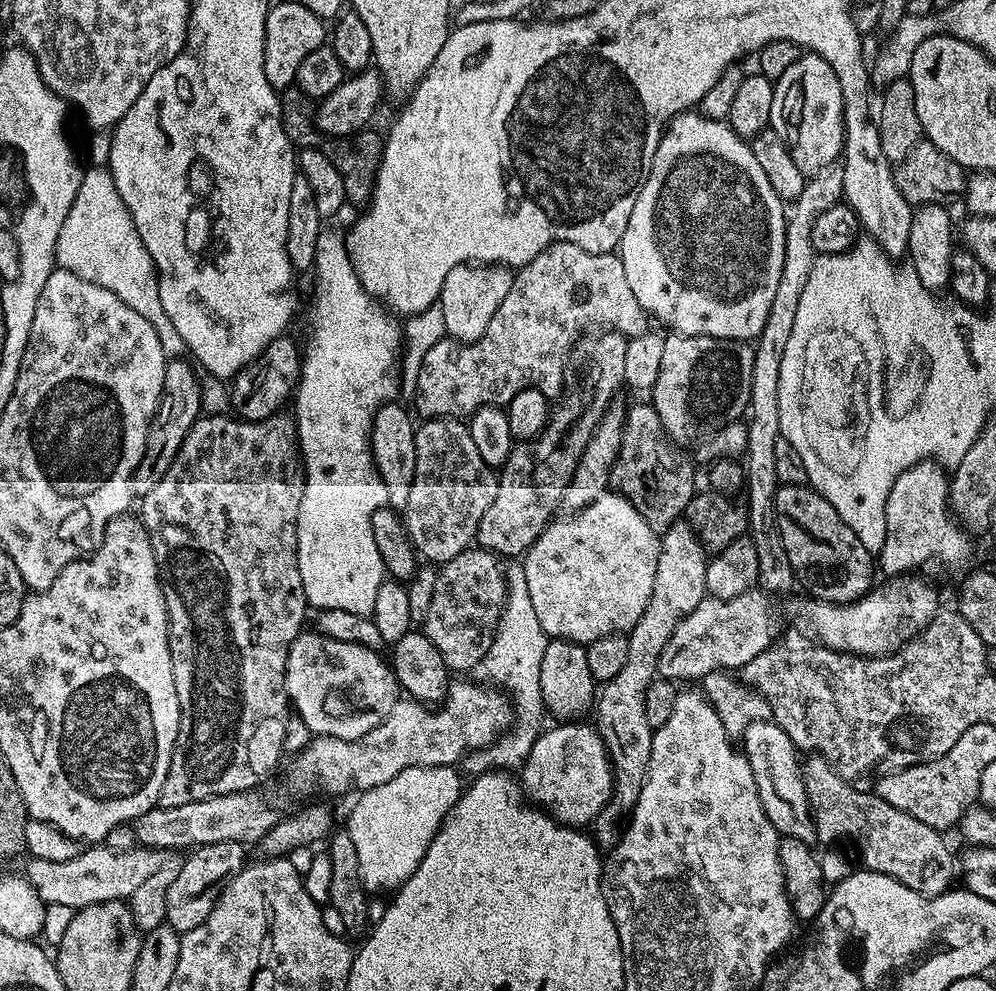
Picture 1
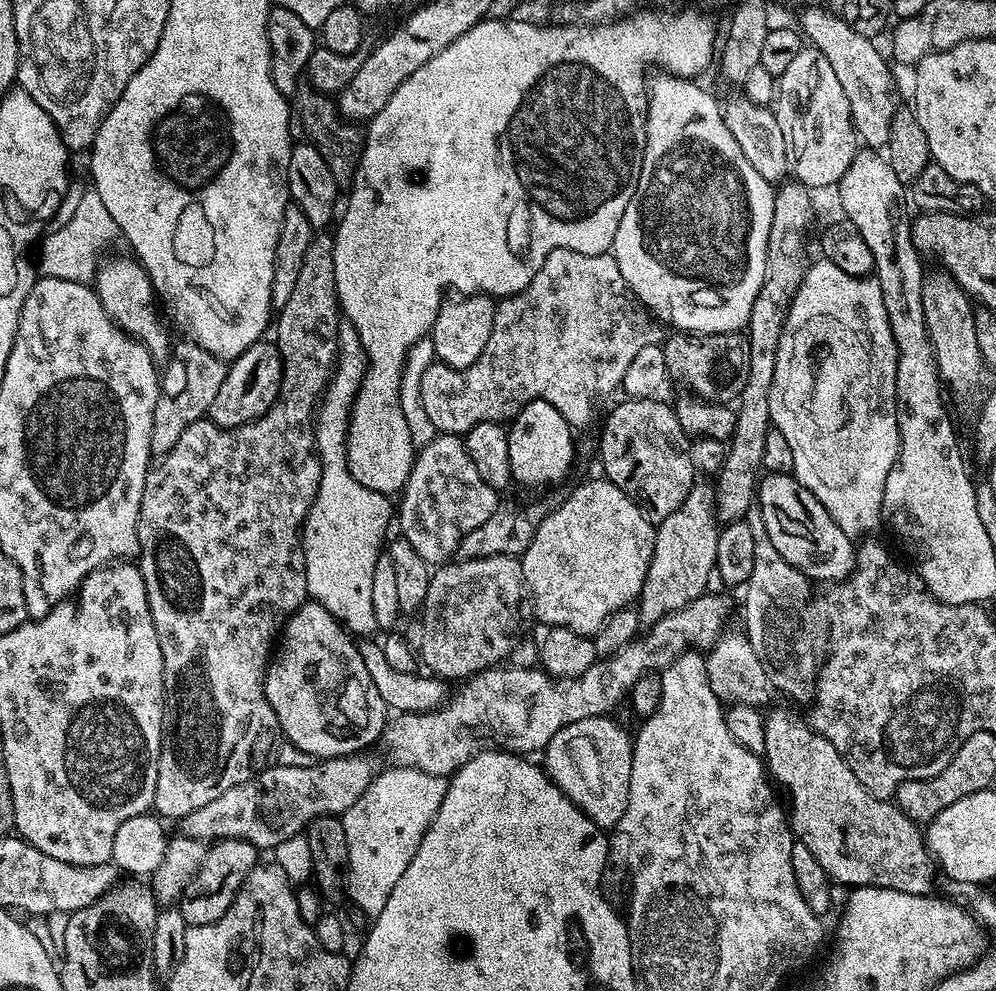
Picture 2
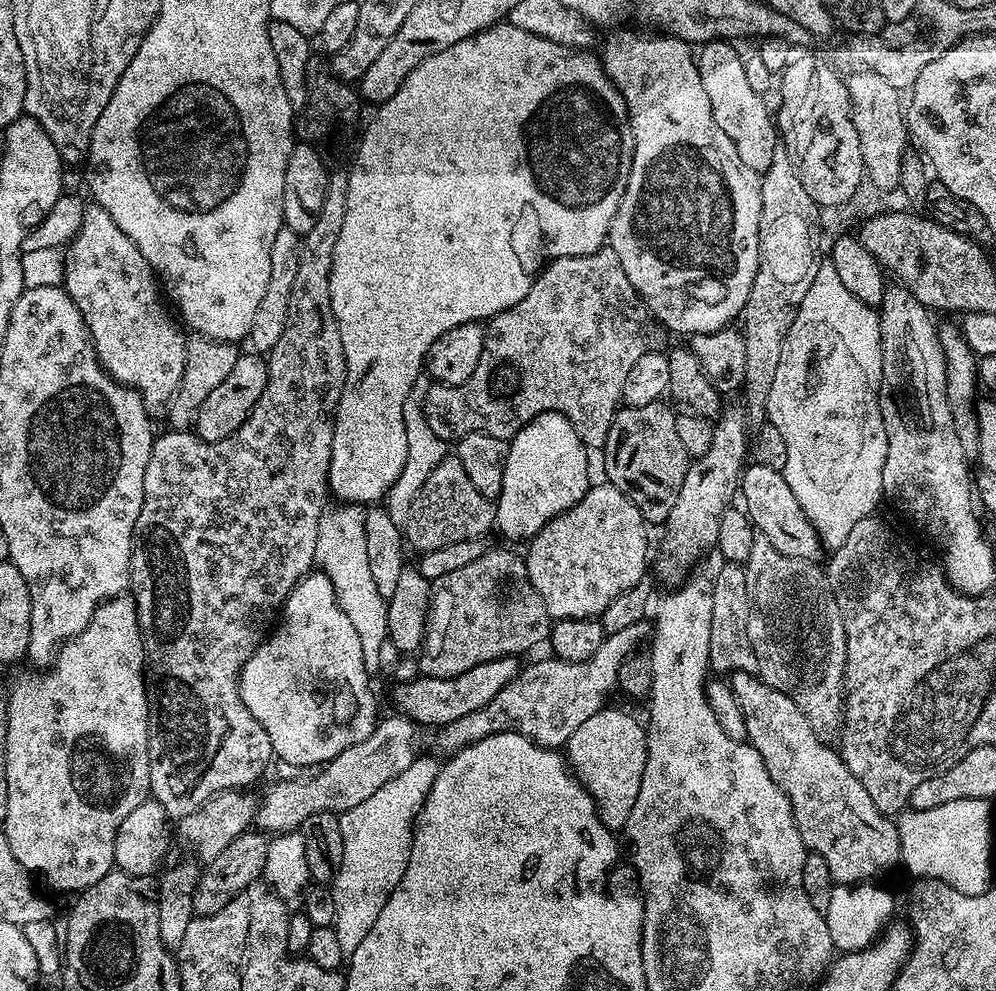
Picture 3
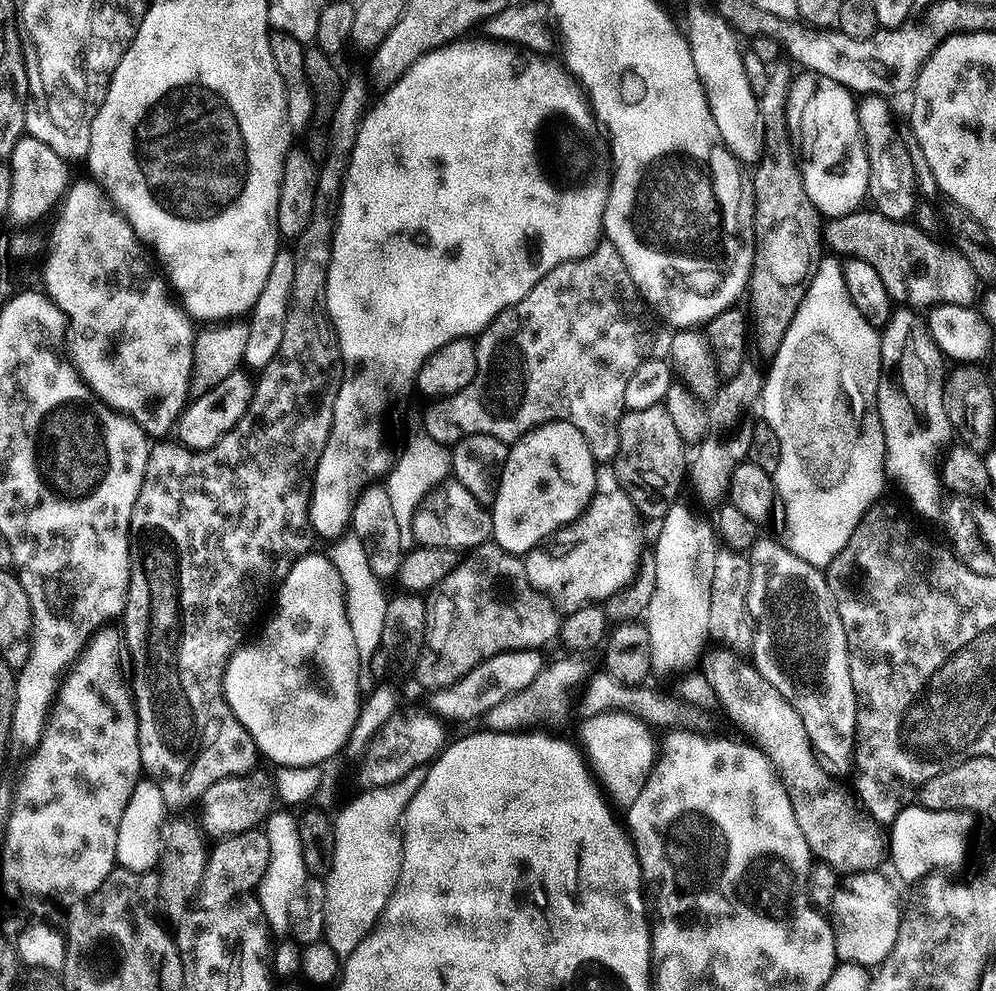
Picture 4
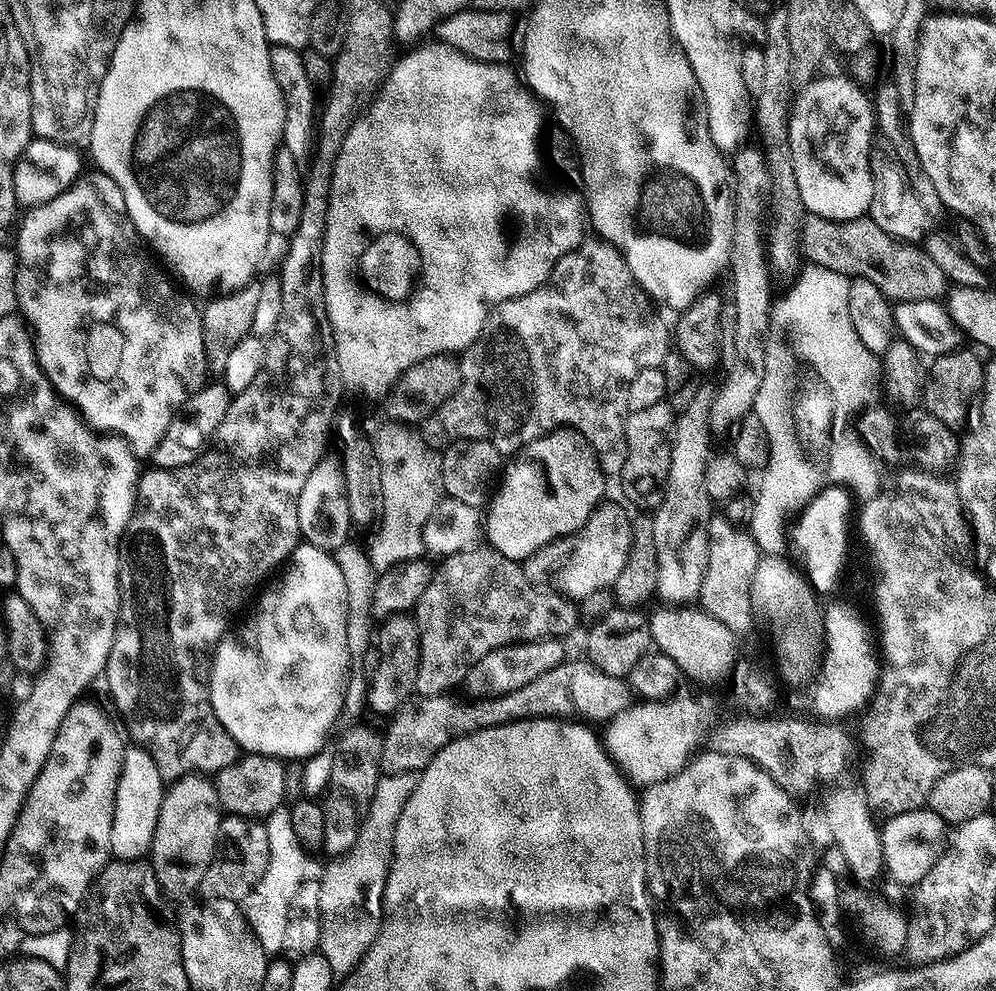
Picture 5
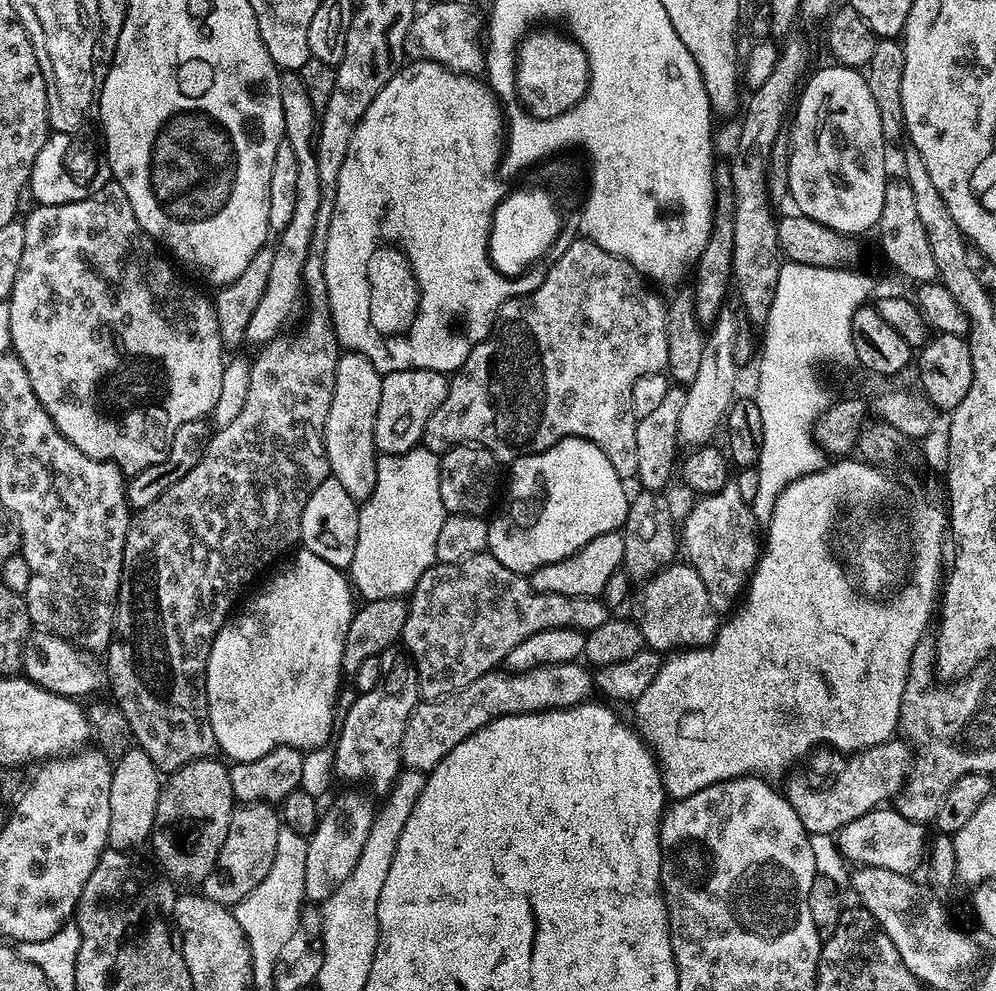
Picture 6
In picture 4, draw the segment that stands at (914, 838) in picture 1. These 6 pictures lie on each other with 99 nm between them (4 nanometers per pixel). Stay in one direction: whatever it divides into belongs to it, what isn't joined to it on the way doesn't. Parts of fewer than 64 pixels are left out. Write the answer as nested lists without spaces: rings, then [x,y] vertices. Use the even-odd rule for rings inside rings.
[[[716,646],[712,653],[705,655],[702,660],[702,673],[710,686],[714,688],[715,703],[721,708],[738,727],[746,733],[756,736],[755,743],[768,761],[776,768],[780,781],[784,784],[786,794],[790,798],[790,806],[794,806],[794,818],[798,818],[798,826],[810,846],[813,857],[819,863],[829,864],[838,874],[870,871],[879,869],[880,863],[886,860],[886,836],[881,825],[871,818],[860,821],[845,806],[837,790],[832,788],[832,780],[827,776],[825,765],[821,763],[812,750],[812,743],[802,726],[802,718],[788,702],[758,674],[758,670],[741,653],[733,652],[731,648]]]

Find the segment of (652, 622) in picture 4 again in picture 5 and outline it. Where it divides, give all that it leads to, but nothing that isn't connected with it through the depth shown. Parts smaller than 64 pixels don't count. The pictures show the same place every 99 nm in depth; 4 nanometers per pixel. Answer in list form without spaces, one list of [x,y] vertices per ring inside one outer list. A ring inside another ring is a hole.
[[[703,390],[697,391],[694,397],[687,401],[684,413],[677,415],[674,420],[674,427],[672,430],[672,449],[670,450],[670,474],[668,481],[664,487],[664,497],[660,503],[660,507],[655,509],[652,516],[652,525],[654,526],[654,550],[658,554],[658,586],[656,587],[657,593],[660,598],[664,598],[674,606],[682,606],[687,602],[692,602],[699,597],[700,587],[702,586],[702,578],[706,574],[706,550],[708,549],[708,523],[712,520],[714,515],[714,501],[706,494],[706,466],[708,465],[708,457],[710,449],[708,447],[712,444],[712,404],[708,401],[708,396]]]

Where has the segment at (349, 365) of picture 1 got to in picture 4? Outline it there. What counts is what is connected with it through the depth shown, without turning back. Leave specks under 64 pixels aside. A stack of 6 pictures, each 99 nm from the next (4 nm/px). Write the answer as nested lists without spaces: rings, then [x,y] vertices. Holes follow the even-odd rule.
[[[345,534],[331,541],[330,550],[326,555],[331,560],[334,570],[338,570],[338,578],[342,578],[344,587],[344,601],[346,602],[346,614],[350,622],[350,630],[354,634],[354,647],[358,650],[358,658],[361,665],[368,665],[370,658],[374,658],[376,652],[381,651],[382,626],[386,622],[386,606],[389,597],[384,596],[384,588],[381,577],[370,570],[368,555],[364,549],[364,541],[358,537]]]

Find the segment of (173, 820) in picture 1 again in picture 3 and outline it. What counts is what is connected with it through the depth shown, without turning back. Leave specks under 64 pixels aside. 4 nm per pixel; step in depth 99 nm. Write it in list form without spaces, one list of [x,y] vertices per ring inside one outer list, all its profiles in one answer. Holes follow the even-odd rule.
[[[391,714],[377,723],[376,729],[362,742],[342,750],[342,754],[329,760],[327,764],[319,769],[317,776],[312,776],[309,780],[280,780],[277,784],[272,784],[264,793],[259,793],[258,803],[256,805],[255,827],[265,834],[279,834],[281,832],[295,832],[300,825],[310,818],[310,814],[319,812],[341,813],[346,810],[354,810],[354,806],[360,805],[365,798],[370,798],[370,794],[375,794],[390,778],[398,778],[410,762],[414,762],[420,748],[421,729],[408,717],[399,714]]]

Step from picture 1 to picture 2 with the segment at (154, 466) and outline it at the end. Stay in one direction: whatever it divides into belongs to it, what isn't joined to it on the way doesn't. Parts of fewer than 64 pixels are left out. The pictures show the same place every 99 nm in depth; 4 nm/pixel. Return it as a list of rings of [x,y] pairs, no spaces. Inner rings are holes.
[[[180,338],[177,344],[175,341],[171,345],[170,355],[164,367],[160,382],[160,397],[154,406],[154,422],[150,434],[150,450],[156,458],[170,454],[170,450],[174,450],[186,426],[190,426],[195,420],[207,417],[210,402],[214,402],[218,386],[222,386],[222,378],[226,378],[228,373],[228,364],[225,361],[210,354],[210,350],[202,350],[200,344],[187,338]]]

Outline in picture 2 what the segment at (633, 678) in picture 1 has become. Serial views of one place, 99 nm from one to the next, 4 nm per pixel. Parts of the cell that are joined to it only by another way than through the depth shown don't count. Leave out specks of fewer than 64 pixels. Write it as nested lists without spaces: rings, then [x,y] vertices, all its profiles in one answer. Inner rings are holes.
[[[693,483],[682,506],[656,528],[654,554],[646,582],[640,591],[638,611],[644,626],[656,624],[666,614],[677,612],[709,591],[708,579],[716,570],[716,547],[721,525],[716,518],[716,489],[711,483]]]

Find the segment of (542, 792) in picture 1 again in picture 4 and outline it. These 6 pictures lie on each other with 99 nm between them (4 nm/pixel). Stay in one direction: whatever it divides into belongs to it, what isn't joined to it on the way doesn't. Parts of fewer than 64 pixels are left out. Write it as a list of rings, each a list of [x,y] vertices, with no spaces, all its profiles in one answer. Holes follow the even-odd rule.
[[[608,712],[600,713],[597,716],[585,715],[584,721],[580,724],[580,740],[582,751],[603,791],[610,794],[613,801],[621,800],[624,806],[634,802],[636,793],[642,790],[644,777],[652,773],[656,767],[657,757],[653,754],[652,747],[657,747],[658,740],[655,740],[653,729],[645,725],[641,720],[636,719],[628,713]]]

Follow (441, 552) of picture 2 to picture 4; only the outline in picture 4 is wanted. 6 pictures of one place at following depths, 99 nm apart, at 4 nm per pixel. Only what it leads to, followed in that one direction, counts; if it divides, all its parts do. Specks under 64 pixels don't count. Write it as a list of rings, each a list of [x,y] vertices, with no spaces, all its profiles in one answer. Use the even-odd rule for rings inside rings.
[[[448,478],[429,492],[412,515],[410,535],[421,548],[471,550],[480,544],[489,543],[492,535],[492,514],[485,505],[479,504],[465,487],[454,478]]]

